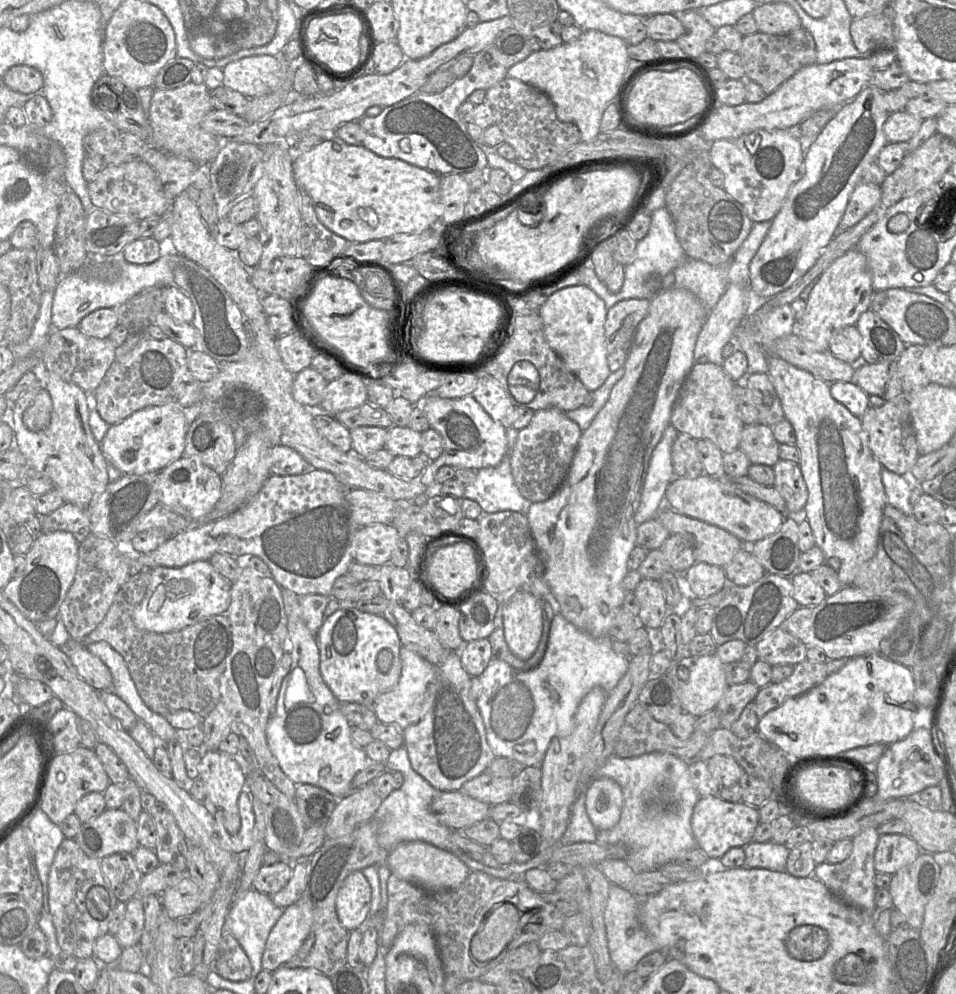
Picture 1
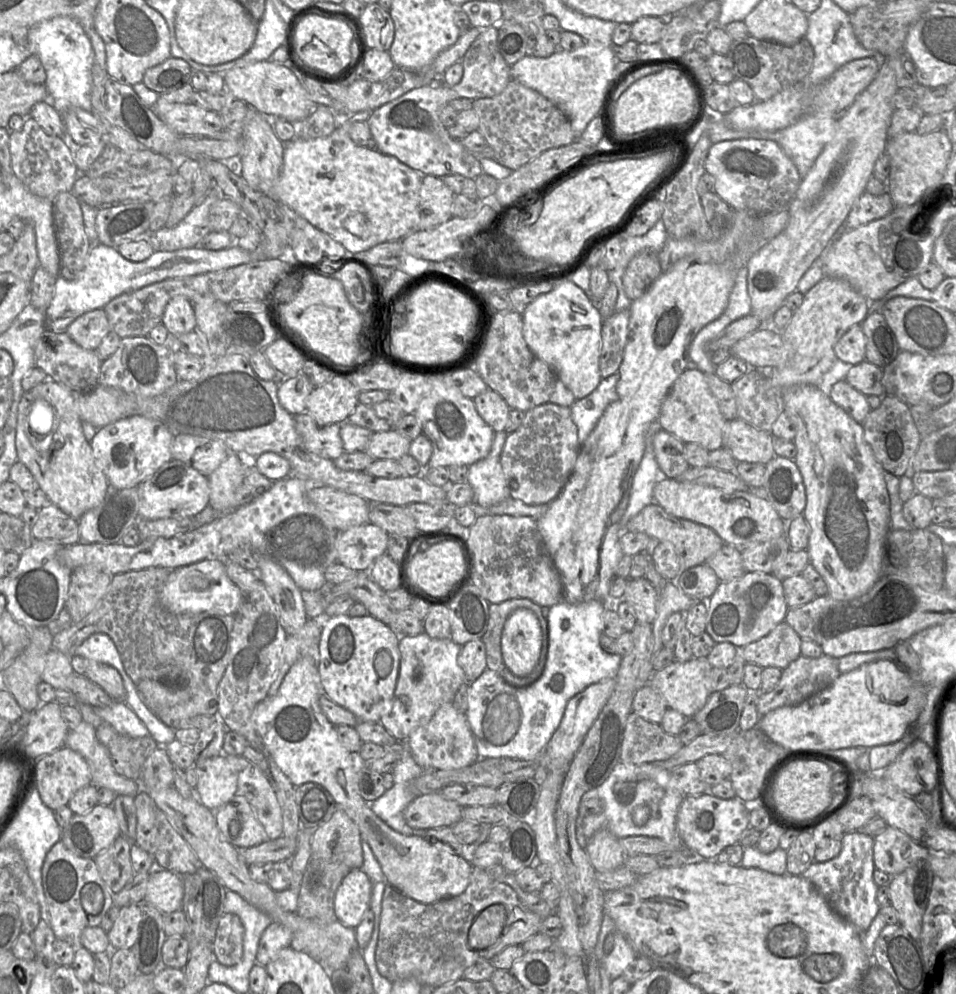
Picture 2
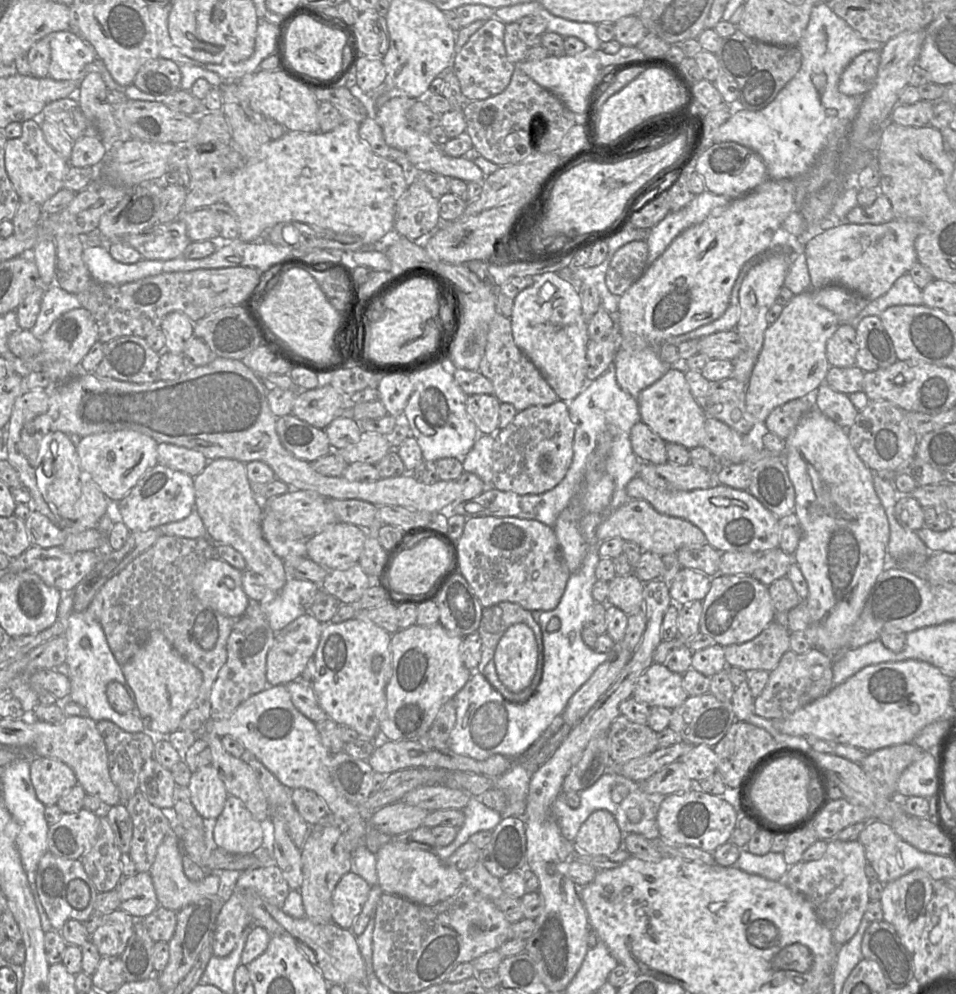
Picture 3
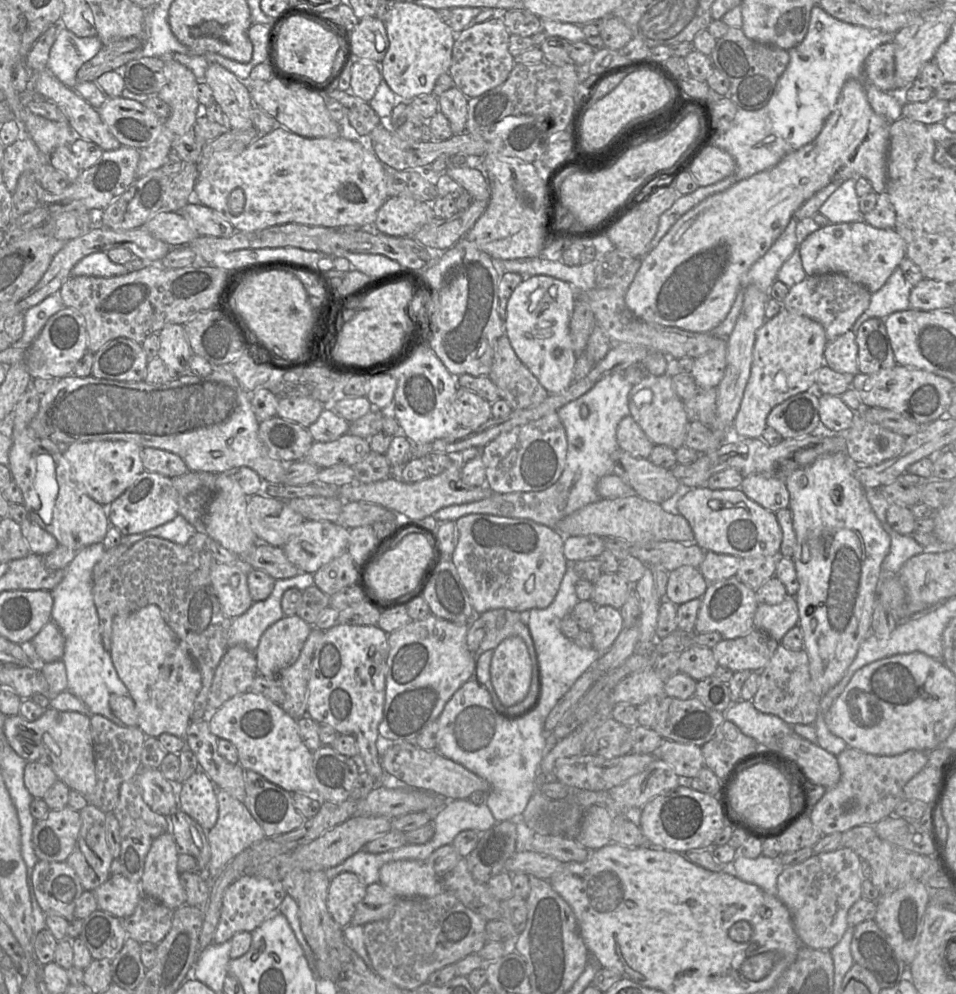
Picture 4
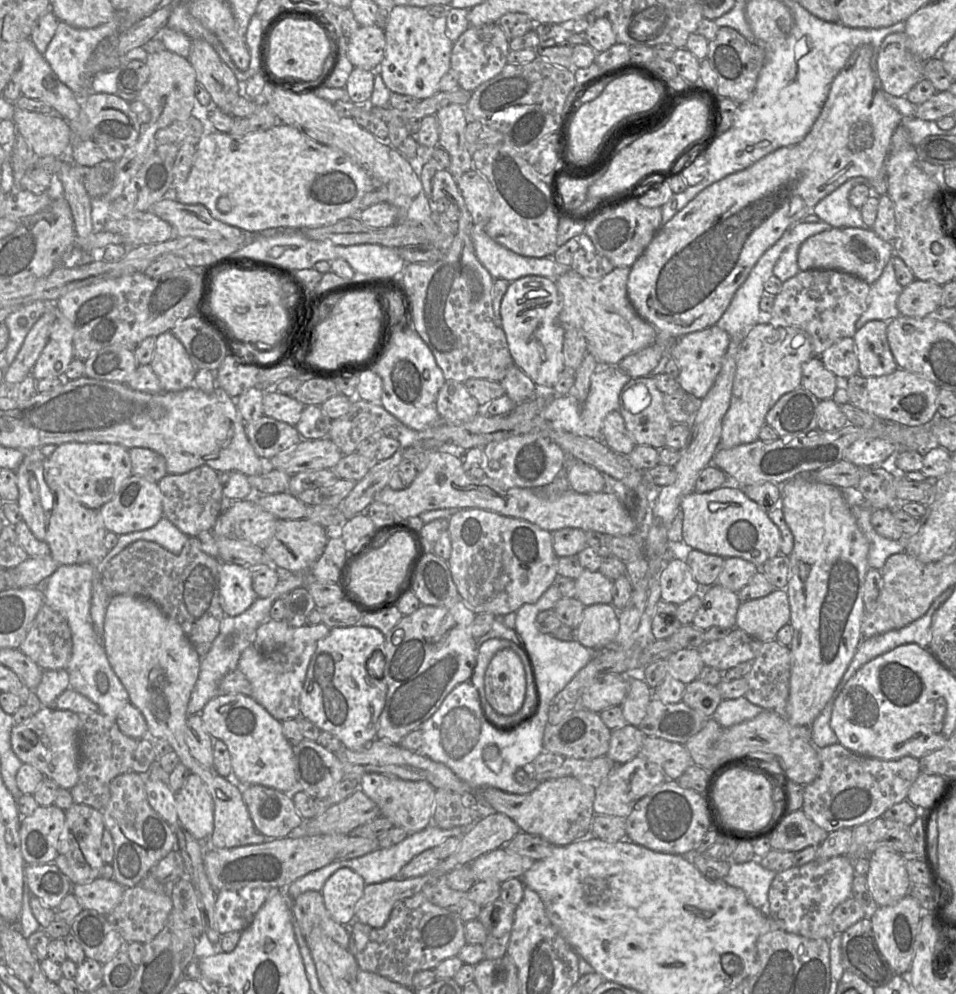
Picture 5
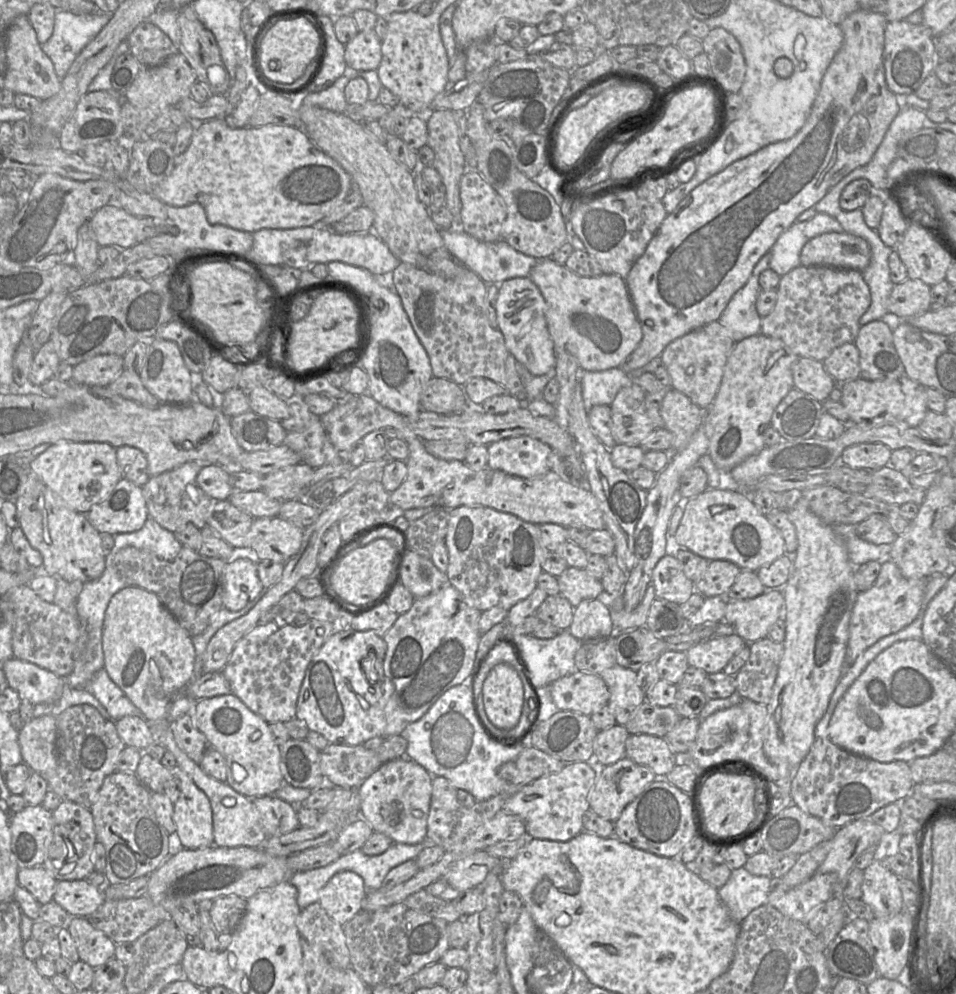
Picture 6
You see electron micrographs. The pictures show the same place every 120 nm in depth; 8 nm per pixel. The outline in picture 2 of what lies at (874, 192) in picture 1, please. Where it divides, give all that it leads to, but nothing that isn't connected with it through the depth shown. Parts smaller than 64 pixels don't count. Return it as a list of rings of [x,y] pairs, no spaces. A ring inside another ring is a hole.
[[[887,191],[877,196],[864,192],[851,208],[843,229],[855,229],[883,218],[894,208],[894,203]]]

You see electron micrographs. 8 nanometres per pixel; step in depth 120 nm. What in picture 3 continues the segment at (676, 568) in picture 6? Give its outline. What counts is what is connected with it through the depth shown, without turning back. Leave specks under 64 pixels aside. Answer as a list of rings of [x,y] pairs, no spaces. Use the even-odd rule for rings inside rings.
[[[681,568],[669,584],[669,592],[673,603],[702,601],[711,587],[711,577],[691,568]]]

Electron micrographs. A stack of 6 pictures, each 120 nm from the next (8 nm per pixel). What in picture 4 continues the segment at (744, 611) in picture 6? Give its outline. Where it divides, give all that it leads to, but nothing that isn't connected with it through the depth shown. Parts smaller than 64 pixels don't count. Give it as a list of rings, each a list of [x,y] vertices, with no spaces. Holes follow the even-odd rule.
[[[789,594],[777,605],[760,603],[754,614],[755,629],[767,633],[778,642],[798,623],[799,611],[796,598]]]

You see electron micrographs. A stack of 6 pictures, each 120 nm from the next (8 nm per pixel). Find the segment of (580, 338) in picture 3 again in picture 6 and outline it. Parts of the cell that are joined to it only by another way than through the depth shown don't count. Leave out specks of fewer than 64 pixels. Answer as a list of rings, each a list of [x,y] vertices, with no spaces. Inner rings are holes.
[[[518,277],[502,282],[498,289],[498,329],[504,336],[507,349],[533,376],[554,373],[556,352],[547,327],[545,301],[539,288],[529,277]]]

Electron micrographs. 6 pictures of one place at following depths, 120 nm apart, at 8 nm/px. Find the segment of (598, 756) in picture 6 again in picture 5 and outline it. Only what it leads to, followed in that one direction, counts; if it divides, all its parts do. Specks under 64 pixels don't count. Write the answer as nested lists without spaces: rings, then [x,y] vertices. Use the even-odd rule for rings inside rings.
[[[626,724],[611,732],[609,750],[606,754],[616,764],[626,763],[640,755],[646,735],[636,726]]]

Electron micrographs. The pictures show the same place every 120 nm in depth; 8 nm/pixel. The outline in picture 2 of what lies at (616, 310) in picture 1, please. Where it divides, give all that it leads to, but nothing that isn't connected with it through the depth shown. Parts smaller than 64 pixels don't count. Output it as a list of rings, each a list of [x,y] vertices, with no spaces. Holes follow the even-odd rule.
[[[616,311],[603,321],[600,373],[606,378],[619,370],[628,341],[630,311]]]

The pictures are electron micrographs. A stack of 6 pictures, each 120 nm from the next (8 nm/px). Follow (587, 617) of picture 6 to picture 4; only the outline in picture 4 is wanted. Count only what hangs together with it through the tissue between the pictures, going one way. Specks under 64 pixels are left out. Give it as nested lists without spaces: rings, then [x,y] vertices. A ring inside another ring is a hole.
[[[597,606],[594,623],[590,629],[593,648],[599,653],[606,652],[624,628],[619,609],[612,606]]]

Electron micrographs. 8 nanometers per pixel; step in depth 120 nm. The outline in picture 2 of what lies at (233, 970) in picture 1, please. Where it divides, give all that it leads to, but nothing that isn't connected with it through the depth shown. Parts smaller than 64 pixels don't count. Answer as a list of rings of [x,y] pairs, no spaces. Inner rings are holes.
[[[224,914],[221,918],[213,943],[214,960],[223,966],[238,964],[243,957],[244,927],[234,914]]]

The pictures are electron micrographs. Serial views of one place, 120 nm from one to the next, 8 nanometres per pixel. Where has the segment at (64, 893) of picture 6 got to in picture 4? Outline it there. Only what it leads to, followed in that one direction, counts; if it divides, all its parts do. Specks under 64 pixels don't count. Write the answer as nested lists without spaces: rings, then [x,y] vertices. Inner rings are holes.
[[[124,876],[110,877],[93,892],[98,909],[117,918],[133,914],[144,895],[139,883],[134,883]]]

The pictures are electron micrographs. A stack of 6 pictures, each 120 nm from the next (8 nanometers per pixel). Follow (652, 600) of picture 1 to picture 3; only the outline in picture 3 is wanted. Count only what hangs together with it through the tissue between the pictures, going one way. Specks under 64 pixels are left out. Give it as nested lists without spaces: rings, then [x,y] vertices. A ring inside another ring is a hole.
[[[634,574],[616,575],[609,581],[607,602],[627,615],[644,611],[643,588],[644,583]]]

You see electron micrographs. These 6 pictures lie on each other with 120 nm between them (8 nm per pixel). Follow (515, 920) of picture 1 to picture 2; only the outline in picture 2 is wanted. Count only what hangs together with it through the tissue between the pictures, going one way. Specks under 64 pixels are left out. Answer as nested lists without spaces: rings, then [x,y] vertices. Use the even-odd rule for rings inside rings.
[[[494,904],[485,908],[473,921],[468,933],[468,946],[482,950],[493,945],[503,930],[506,911],[503,905]]]

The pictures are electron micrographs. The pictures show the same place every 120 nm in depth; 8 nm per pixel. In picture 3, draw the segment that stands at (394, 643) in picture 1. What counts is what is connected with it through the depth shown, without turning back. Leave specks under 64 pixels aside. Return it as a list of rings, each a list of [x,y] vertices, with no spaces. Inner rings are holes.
[[[353,618],[324,624],[314,655],[312,688],[328,718],[373,740],[387,706],[386,687],[392,677],[392,634],[367,620]]]

